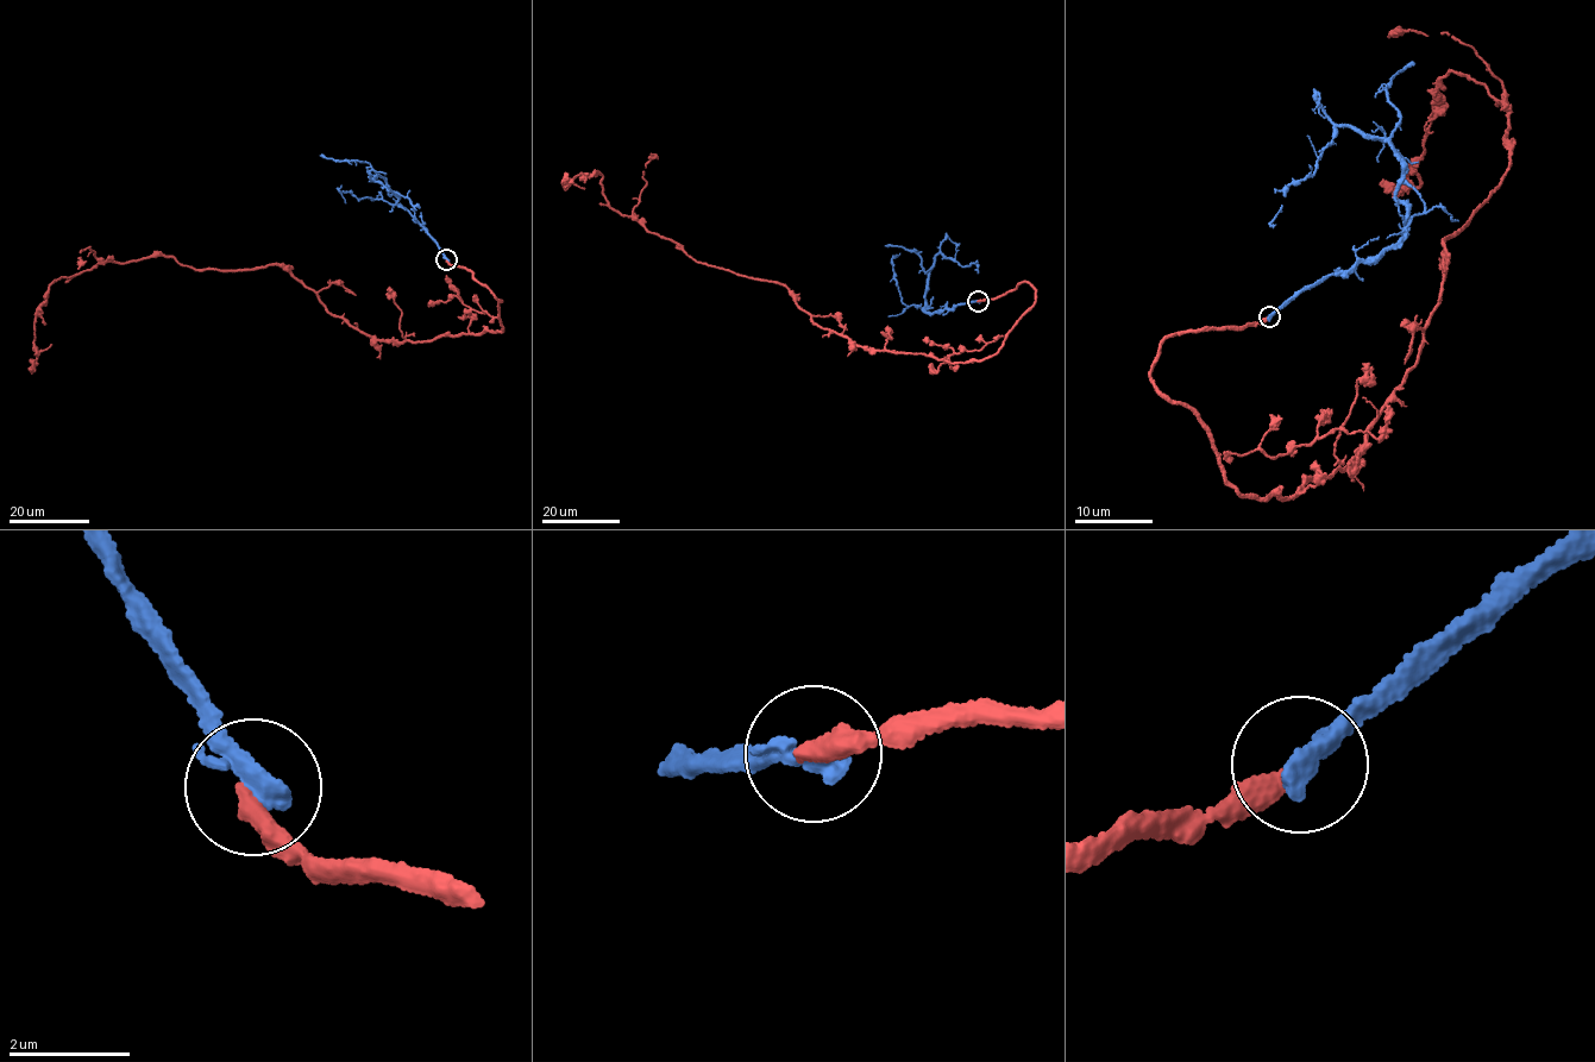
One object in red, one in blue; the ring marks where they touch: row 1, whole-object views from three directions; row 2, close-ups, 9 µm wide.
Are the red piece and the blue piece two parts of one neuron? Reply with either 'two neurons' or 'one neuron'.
two neurons

